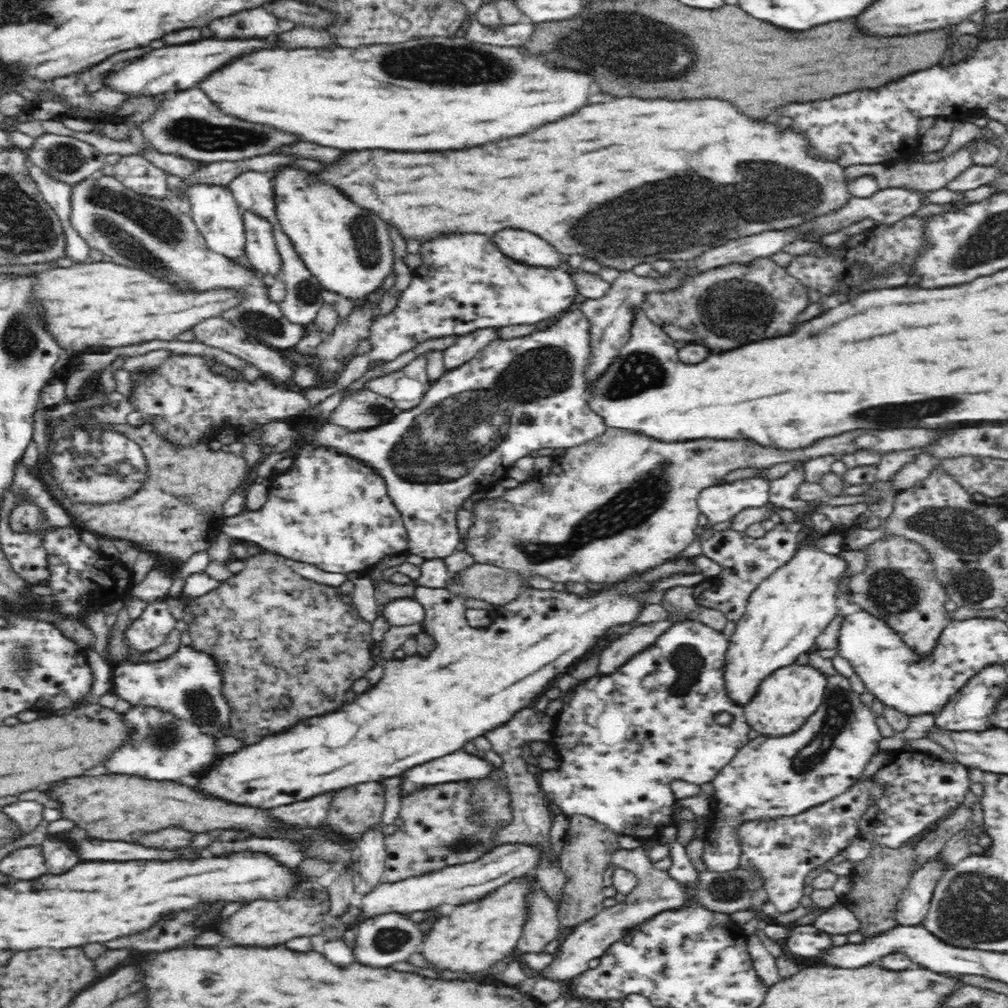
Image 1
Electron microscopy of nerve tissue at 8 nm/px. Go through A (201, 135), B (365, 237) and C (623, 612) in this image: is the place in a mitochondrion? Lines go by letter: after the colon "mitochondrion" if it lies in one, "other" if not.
A: mitochondrion
B: mitochondrion
C: other

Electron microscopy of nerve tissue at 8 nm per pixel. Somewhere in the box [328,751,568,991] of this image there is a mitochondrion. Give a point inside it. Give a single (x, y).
(386, 941)

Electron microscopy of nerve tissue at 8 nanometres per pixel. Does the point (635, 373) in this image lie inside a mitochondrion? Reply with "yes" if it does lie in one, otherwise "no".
yes

